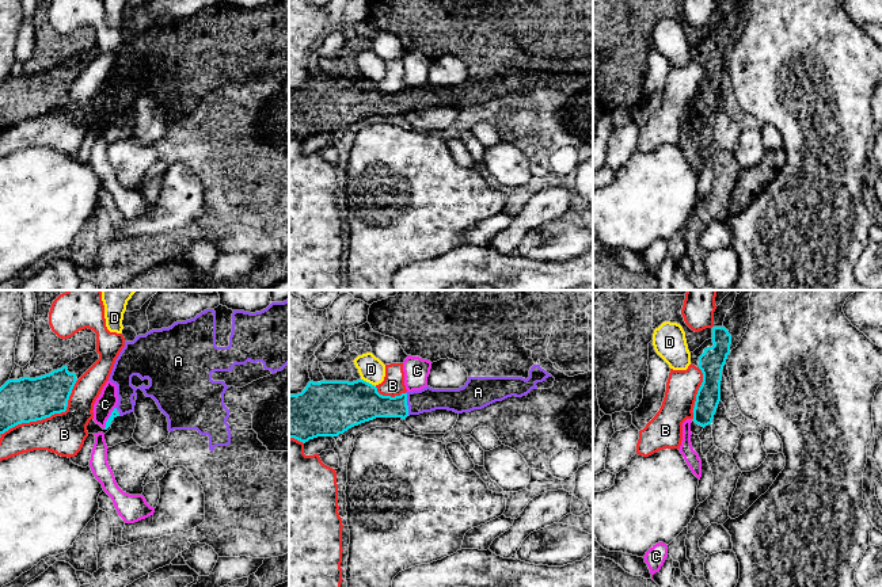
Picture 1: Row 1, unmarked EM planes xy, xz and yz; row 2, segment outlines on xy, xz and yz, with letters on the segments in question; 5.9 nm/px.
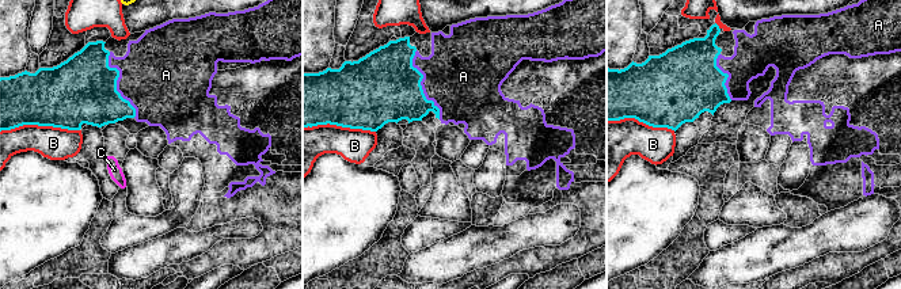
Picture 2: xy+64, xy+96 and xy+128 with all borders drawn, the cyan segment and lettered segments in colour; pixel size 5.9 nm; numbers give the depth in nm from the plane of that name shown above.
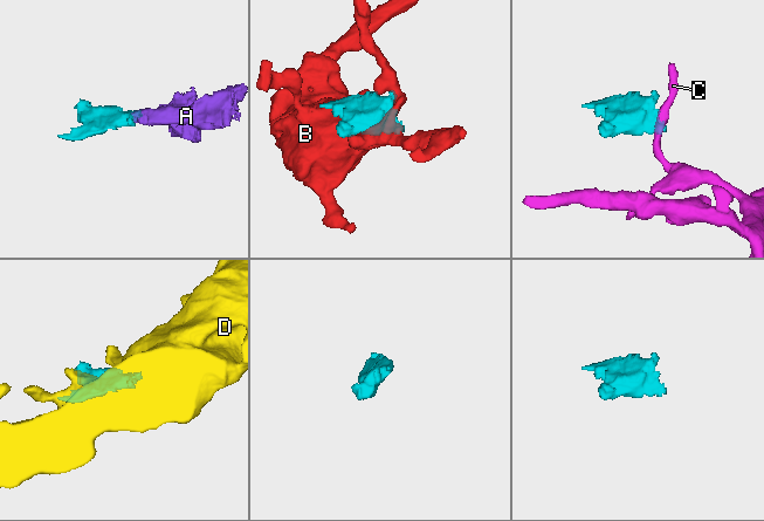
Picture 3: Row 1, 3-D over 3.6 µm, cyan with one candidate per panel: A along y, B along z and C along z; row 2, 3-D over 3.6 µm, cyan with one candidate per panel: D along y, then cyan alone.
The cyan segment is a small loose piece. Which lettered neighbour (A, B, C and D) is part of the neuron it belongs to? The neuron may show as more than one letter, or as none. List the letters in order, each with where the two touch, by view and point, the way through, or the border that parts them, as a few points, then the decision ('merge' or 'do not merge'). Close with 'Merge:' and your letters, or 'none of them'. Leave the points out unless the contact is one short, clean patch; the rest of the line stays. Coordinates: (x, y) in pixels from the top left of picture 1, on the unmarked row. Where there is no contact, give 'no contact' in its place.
A: meets cyan in xz at (406, 100); runs through xz (364, 99), (406, 100), (428, 95); merge
B: meets cyan in xy at (48, 113); do not merge
C: meets cyan in xy at (109, 114); do not merge
D: meets cyan in xz at (368, 79); border along xz (361, 75), (375, 83); do not merge
Merge: A

